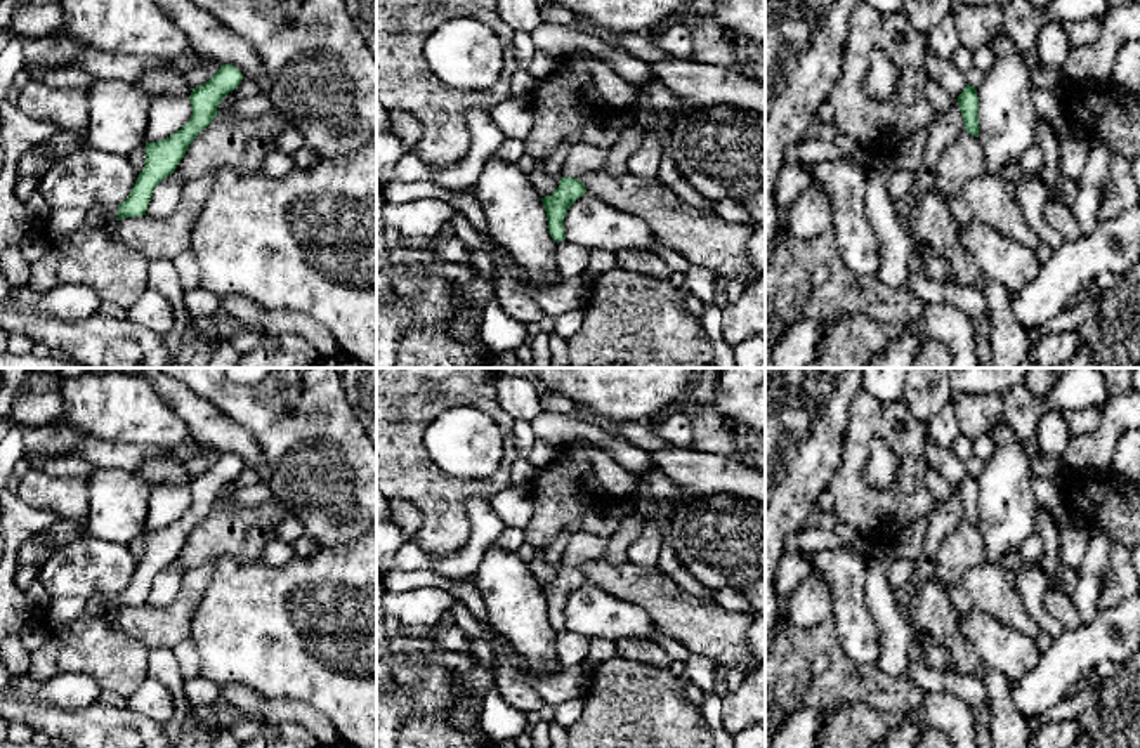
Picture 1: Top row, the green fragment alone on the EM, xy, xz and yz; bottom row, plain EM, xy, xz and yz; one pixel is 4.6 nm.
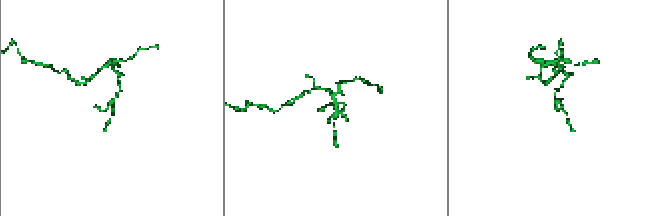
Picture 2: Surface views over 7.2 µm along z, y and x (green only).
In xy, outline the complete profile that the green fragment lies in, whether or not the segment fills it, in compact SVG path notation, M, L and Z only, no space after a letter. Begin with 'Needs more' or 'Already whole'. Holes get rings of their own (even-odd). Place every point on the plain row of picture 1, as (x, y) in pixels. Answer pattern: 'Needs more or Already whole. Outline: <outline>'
Already whole. Outline: M222 453L206 472L193 477L189 484L193 496L189 510L167 528L146 531L144 559L139 562L128 587L118 594L116 609L146 604L154 576L175 561L189 533L212 512L220 489L233 481L241 469L243 463L239 458L233 453Z

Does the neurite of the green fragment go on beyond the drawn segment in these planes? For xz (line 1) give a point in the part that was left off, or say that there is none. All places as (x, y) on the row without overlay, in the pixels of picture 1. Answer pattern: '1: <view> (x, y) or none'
1: none

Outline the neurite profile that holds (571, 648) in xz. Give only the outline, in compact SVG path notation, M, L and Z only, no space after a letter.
M567 628L557 632L555 651L559 663L567 668L588 659L590 639Z

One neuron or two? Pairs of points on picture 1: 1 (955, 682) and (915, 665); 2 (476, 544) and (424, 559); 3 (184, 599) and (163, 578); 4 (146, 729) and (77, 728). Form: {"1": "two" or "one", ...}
{"1": "one", "2": "one", "3": "two", "4": "one"}

